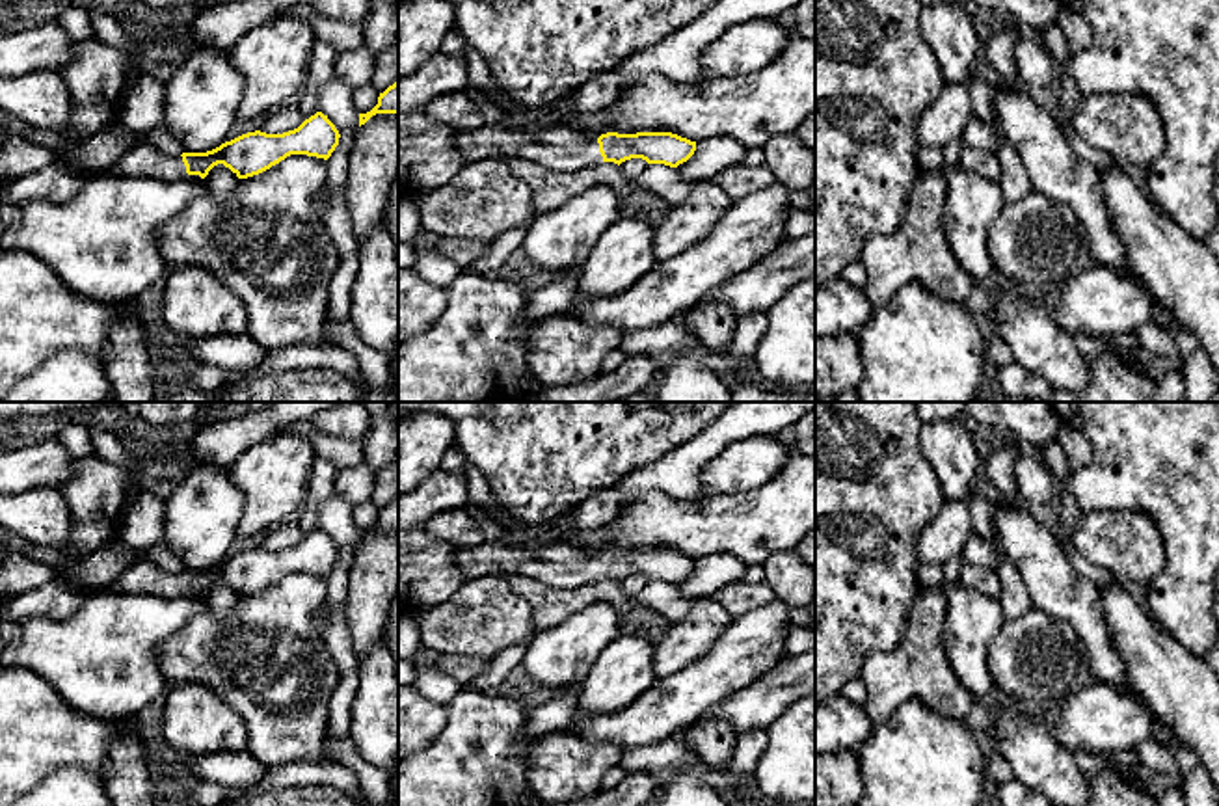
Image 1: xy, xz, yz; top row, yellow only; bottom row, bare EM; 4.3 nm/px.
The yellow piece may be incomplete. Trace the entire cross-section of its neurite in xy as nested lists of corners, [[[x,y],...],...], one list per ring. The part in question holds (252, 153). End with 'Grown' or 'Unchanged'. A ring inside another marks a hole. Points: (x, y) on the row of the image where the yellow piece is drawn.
[[[316,112],[294,130],[283,134],[248,132],[207,153],[167,156],[153,145],[138,145],[125,153],[110,169],[102,171],[93,171],[86,166],[74,168],[54,158],[45,168],[7,184],[0,192],[0,199],[17,207],[28,199],[63,203],[76,195],[89,179],[104,173],[164,181],[177,181],[188,173],[205,179],[214,166],[223,164],[238,179],[248,179],[270,169],[290,154],[328,160],[339,145],[339,138],[341,134],[328,115]]]. Grown

